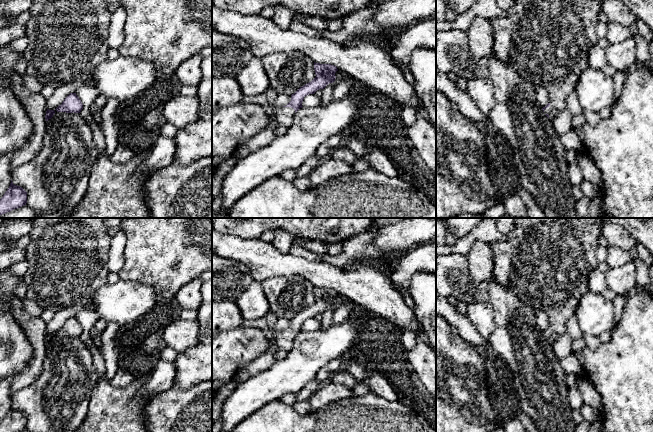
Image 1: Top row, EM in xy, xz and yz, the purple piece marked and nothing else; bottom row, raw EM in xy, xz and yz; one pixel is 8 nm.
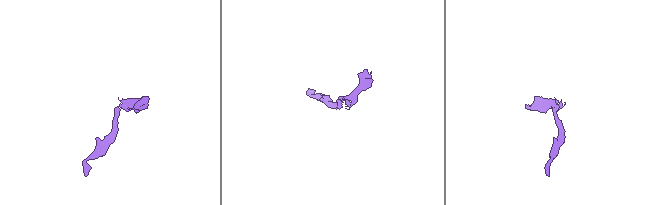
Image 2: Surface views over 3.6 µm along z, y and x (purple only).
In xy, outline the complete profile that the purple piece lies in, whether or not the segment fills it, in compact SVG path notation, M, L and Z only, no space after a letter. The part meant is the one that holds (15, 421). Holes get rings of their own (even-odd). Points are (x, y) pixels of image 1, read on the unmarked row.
M12 404L9 412L0 423L0 432L20 432L27 427L27 416L20 410L14 409Z

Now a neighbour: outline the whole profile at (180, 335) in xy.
M177 314L163 331L163 338L167 346L173 348L177 353L195 346L199 341L198 337L199 322L182 320Z

